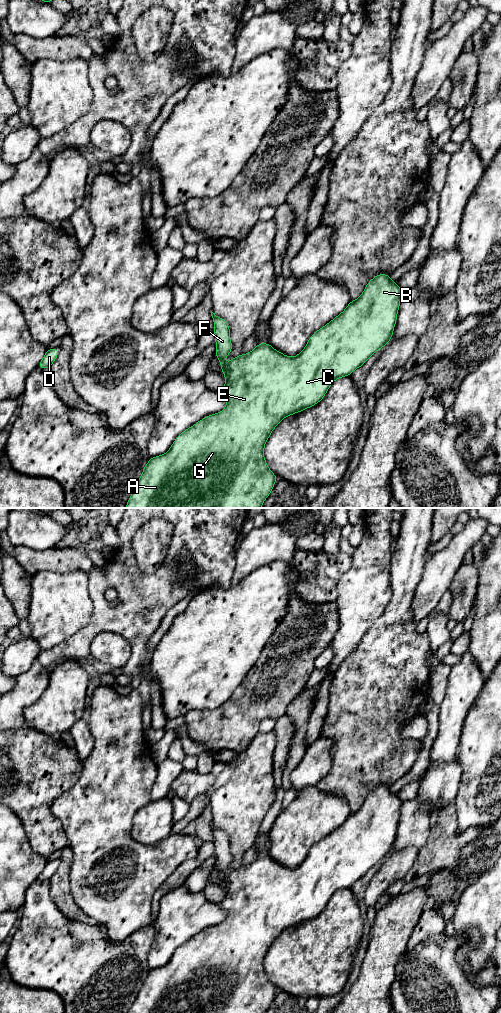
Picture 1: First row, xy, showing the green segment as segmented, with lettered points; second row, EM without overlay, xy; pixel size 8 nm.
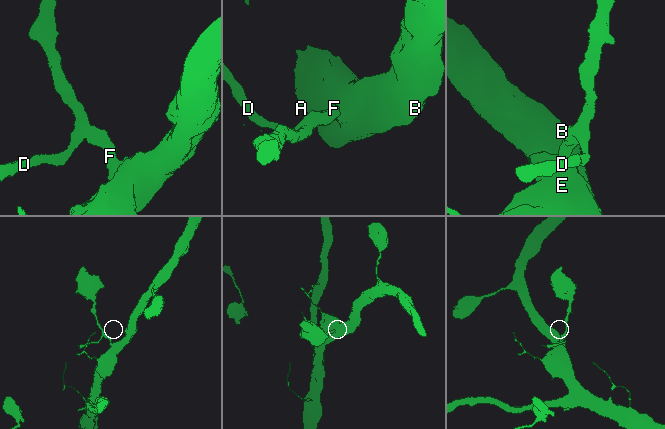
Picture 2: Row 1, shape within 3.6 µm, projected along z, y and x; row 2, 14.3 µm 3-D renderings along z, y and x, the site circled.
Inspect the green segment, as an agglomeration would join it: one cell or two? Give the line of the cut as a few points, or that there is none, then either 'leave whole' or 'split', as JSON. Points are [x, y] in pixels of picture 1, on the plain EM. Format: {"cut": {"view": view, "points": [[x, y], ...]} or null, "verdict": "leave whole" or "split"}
{"cut": null, "verdict": "leave whole"}

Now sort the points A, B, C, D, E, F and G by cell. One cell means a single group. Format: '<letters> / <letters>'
A B C D E F G

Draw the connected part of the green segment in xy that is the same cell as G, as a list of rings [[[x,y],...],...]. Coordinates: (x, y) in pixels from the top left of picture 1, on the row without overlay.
[[[377,786],[367,795],[361,808],[356,812],[351,812],[343,824],[341,824],[325,838],[314,844],[310,848],[304,861],[294,869],[284,867],[266,854],[258,855],[257,858],[249,865],[240,866],[225,876],[224,870],[228,868],[233,861],[233,857],[230,852],[229,836],[226,832],[216,828],[215,825],[211,823],[211,828],[214,834],[214,839],[212,841],[215,845],[215,856],[217,857],[215,868],[219,872],[222,885],[226,891],[226,895],[219,905],[227,912],[227,916],[221,924],[206,928],[179,946],[174,952],[170,961],[165,966],[151,969],[148,975],[144,978],[143,984],[128,1013],[265,1013],[272,1004],[273,998],[278,990],[268,979],[263,964],[265,956],[272,943],[285,929],[304,923],[305,921],[313,919],[319,915],[324,910],[328,901],[336,891],[345,888],[350,889],[355,881],[362,879],[376,863],[382,861],[392,851],[401,814],[402,803],[403,802],[399,799],[398,795],[395,795],[391,792],[390,787]]]

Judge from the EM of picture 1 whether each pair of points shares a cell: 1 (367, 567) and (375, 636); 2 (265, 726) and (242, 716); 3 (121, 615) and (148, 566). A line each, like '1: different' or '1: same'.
1: different
2: different
3: different

